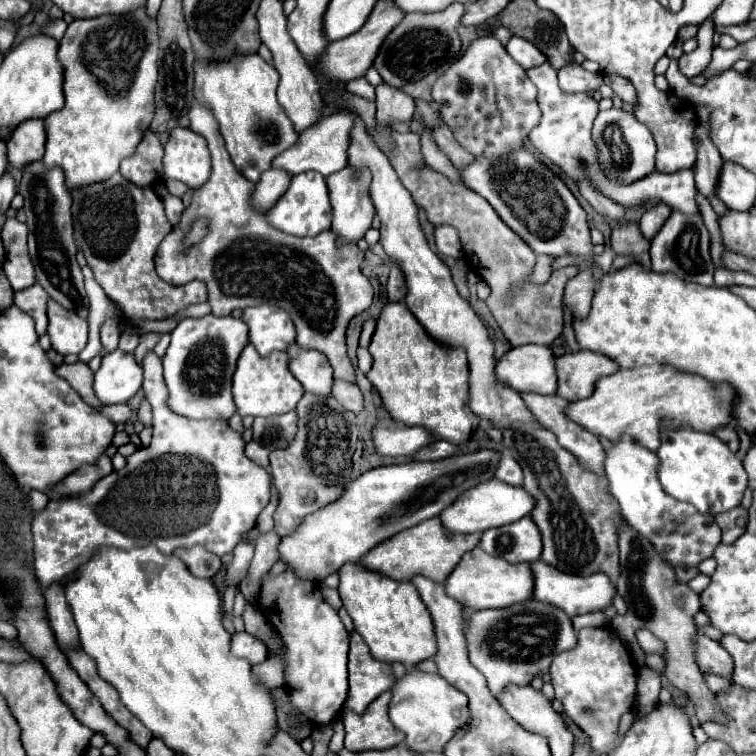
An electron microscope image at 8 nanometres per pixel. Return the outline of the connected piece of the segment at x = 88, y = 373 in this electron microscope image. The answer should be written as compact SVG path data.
M77 362L77 364L71 364L71 366L61 364L61 366L57 366L57 372L79 392L79 396L87 404L91 404L93 408L103 406L103 402L99 402L99 398L93 392L93 370L87 364L83 364L83 362Z

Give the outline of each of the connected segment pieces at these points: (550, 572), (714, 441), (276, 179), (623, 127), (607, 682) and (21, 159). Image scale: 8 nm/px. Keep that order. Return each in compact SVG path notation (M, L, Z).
M537 560L531 564L531 572L533 572L533 580L535 580L535 588L533 588L533 600L543 602L543 604L551 604L561 608L569 618L577 616L577 614L587 614L587 612L597 612L603 610L611 604L613 596L615 596L615 586L607 580L607 576L603 574L591 574L591 576L571 576L565 574L561 570L557 570L555 566L545 564L543 560Z
M687 426L677 430L665 430L661 446L657 450L661 460L659 480L663 490L679 502L693 504L703 514L719 514L741 504L747 488L747 472L741 460L723 444L717 436L697 432Z
M269 168L261 174L261 180L255 186L253 192L253 204L259 210L269 210L271 206L275 206L275 202L279 200L279 196L283 196L283 192L289 188L291 182L291 174L283 172L279 168Z
M611 108L605 112L599 112L593 124L593 142L599 152L599 162L603 164L603 170L619 182L631 182L639 176L647 176L655 170L655 140L649 132L649 128L635 120L631 112Z
M583 628L577 632L577 646L555 656L551 664L551 684L555 698L563 704L565 714L591 738L591 746L599 754L611 752L619 742L617 726L623 712L633 708L637 668L627 648L613 628Z
M41 118L21 122L7 142L7 158L9 164L15 168L21 168L31 160L43 158L43 152L45 152L45 124Z

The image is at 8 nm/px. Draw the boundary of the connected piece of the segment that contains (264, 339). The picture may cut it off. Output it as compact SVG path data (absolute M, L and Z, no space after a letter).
M261 304L243 310L241 320L249 326L249 342L255 344L261 356L275 350L287 350L295 340L295 324L287 312L277 312L275 306Z

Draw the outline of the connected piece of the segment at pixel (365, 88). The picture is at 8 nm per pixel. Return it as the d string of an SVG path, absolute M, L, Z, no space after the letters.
M357 78L353 82L347 82L345 88L347 88L347 92L357 94L357 96L363 96L367 100L373 100L375 98L375 88L365 78Z

